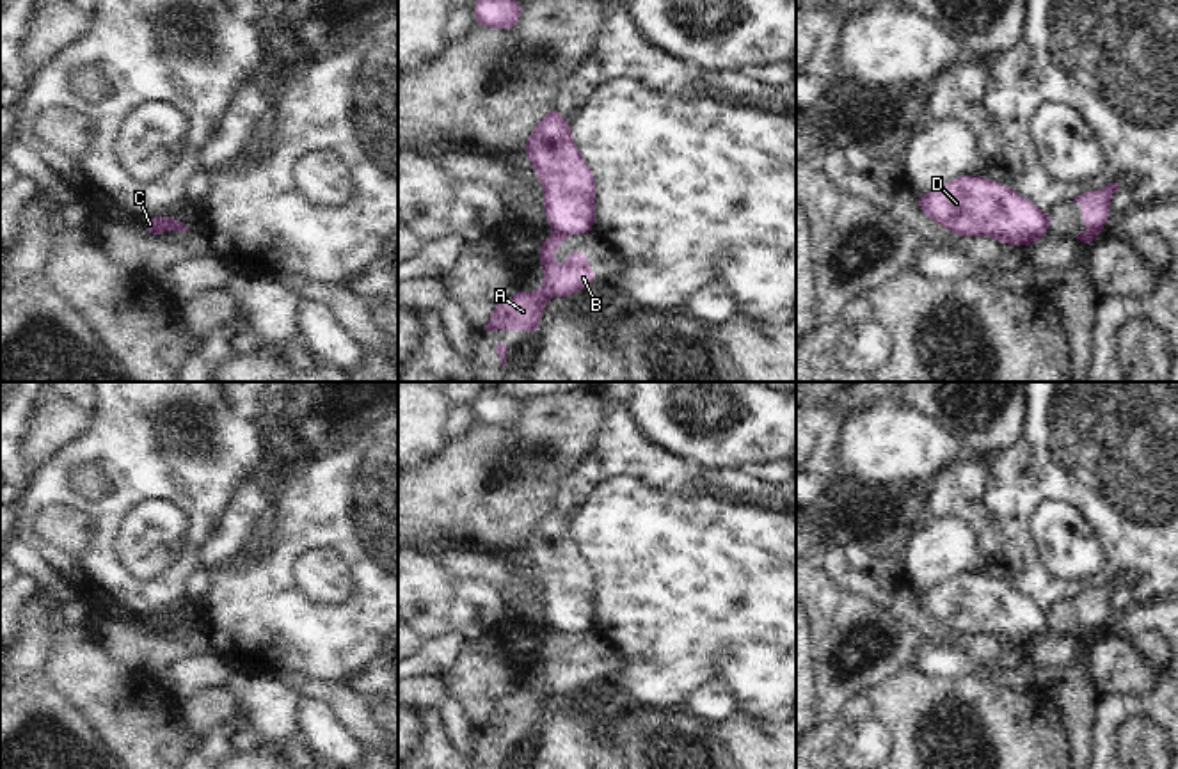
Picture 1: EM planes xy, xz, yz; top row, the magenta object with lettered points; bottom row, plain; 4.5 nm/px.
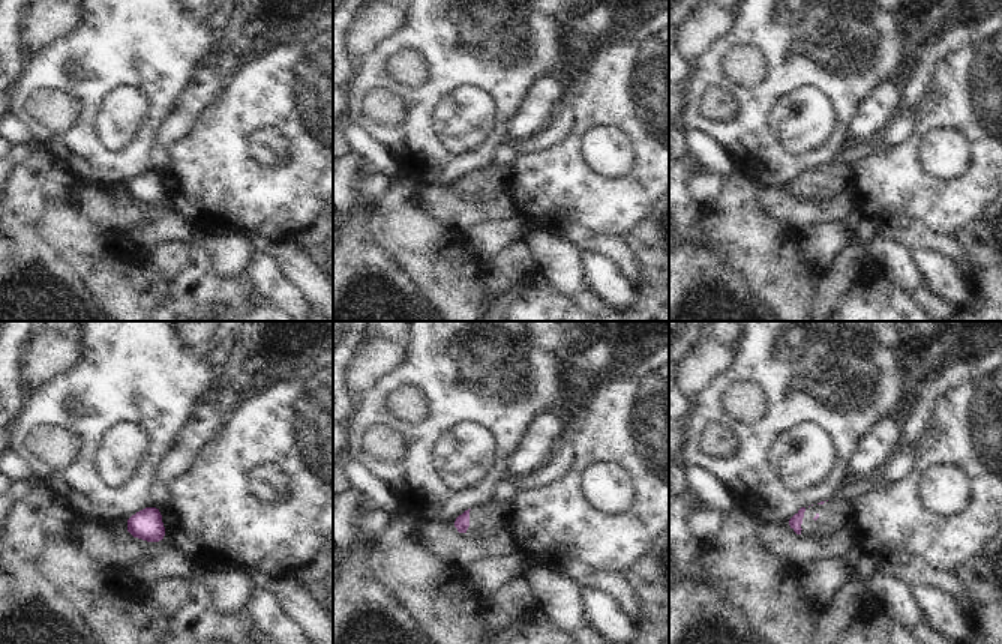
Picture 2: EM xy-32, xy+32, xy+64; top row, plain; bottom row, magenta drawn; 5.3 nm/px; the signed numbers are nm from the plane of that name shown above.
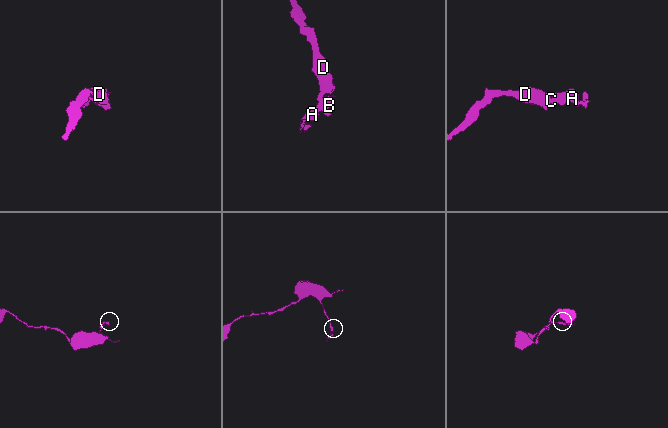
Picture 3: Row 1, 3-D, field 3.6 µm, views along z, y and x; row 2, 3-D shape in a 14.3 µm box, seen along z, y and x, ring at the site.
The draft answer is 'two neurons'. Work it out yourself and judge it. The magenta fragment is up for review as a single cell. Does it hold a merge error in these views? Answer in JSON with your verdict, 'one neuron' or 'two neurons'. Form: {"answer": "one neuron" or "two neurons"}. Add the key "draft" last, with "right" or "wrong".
{"answer": "two neurons", "draft": "right"}

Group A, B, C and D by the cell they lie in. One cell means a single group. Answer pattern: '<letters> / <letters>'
A B C / D

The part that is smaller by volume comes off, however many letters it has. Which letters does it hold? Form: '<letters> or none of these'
A, B, C

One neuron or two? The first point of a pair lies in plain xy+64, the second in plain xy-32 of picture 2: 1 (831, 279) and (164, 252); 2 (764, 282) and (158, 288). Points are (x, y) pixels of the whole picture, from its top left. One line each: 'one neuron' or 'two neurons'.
1: one neuron
2: one neuron

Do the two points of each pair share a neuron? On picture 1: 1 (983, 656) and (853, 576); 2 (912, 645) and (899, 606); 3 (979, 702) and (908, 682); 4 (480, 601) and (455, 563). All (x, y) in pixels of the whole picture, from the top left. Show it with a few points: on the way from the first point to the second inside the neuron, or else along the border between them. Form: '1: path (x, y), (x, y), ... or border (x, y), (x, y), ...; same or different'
1: border (907, 624), (924, 636), (944, 638), (953, 633); different
2: border (869, 601), (924, 636), (946, 634); different
3: path (962, 700), (926, 700); same
4: border (471, 585), (487, 585), (498, 592); different

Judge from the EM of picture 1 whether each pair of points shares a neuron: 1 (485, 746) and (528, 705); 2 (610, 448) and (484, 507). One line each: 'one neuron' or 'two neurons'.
1: one neuron
2: two neurons

